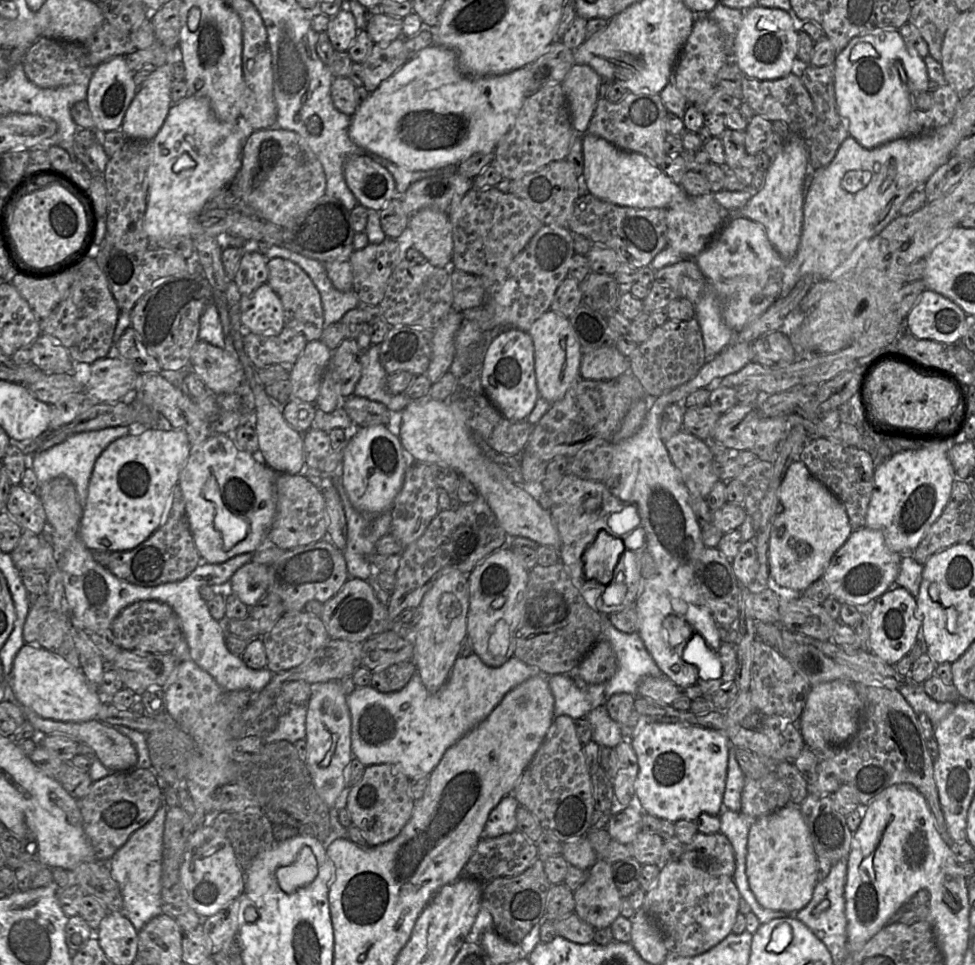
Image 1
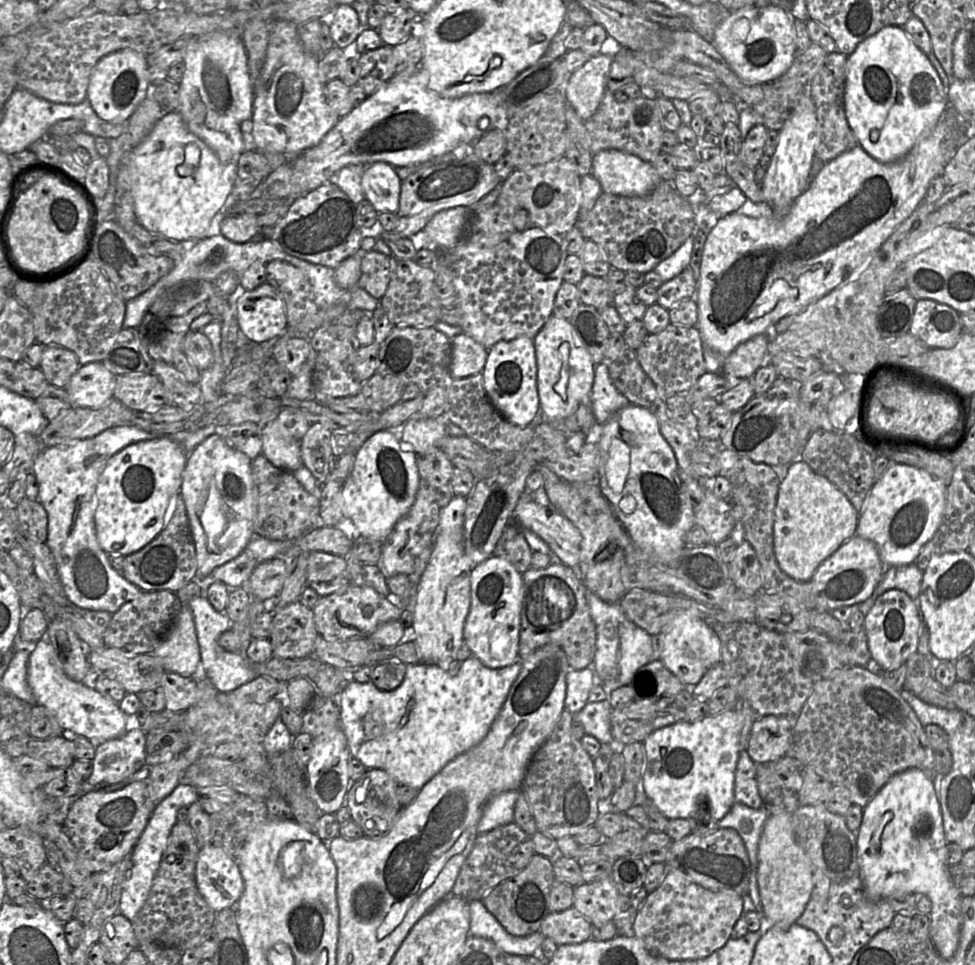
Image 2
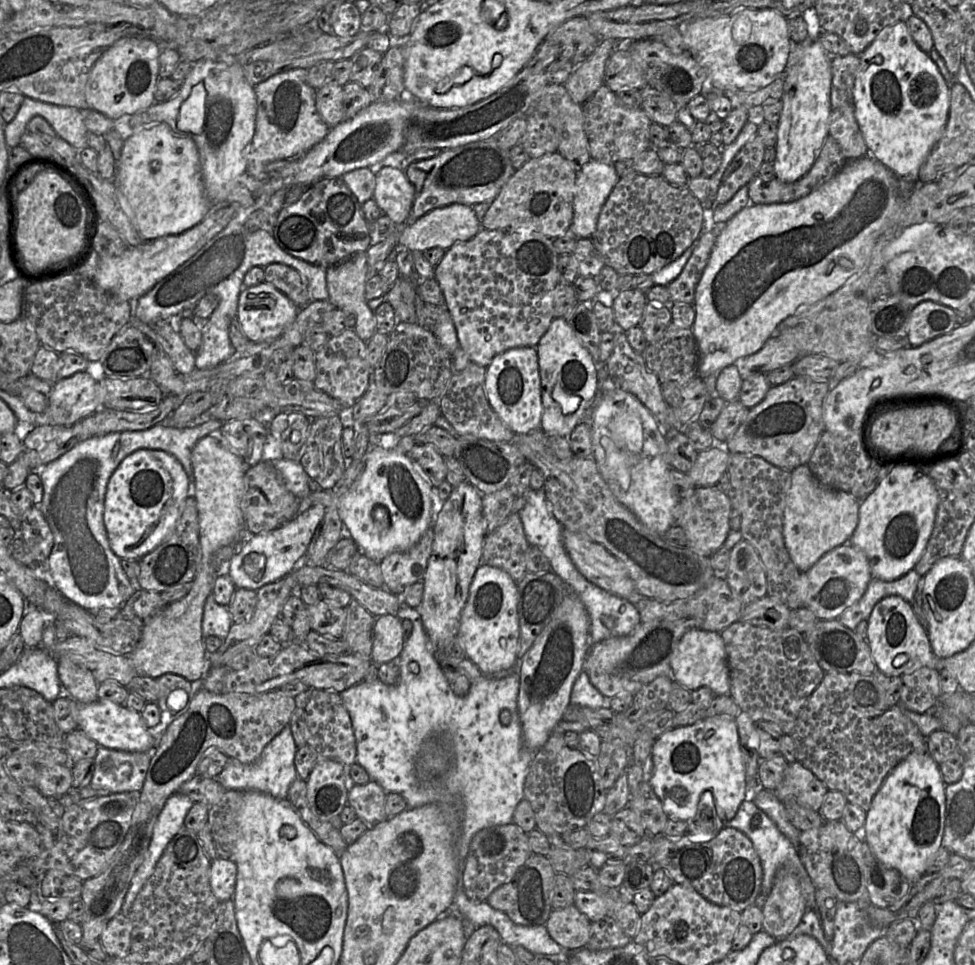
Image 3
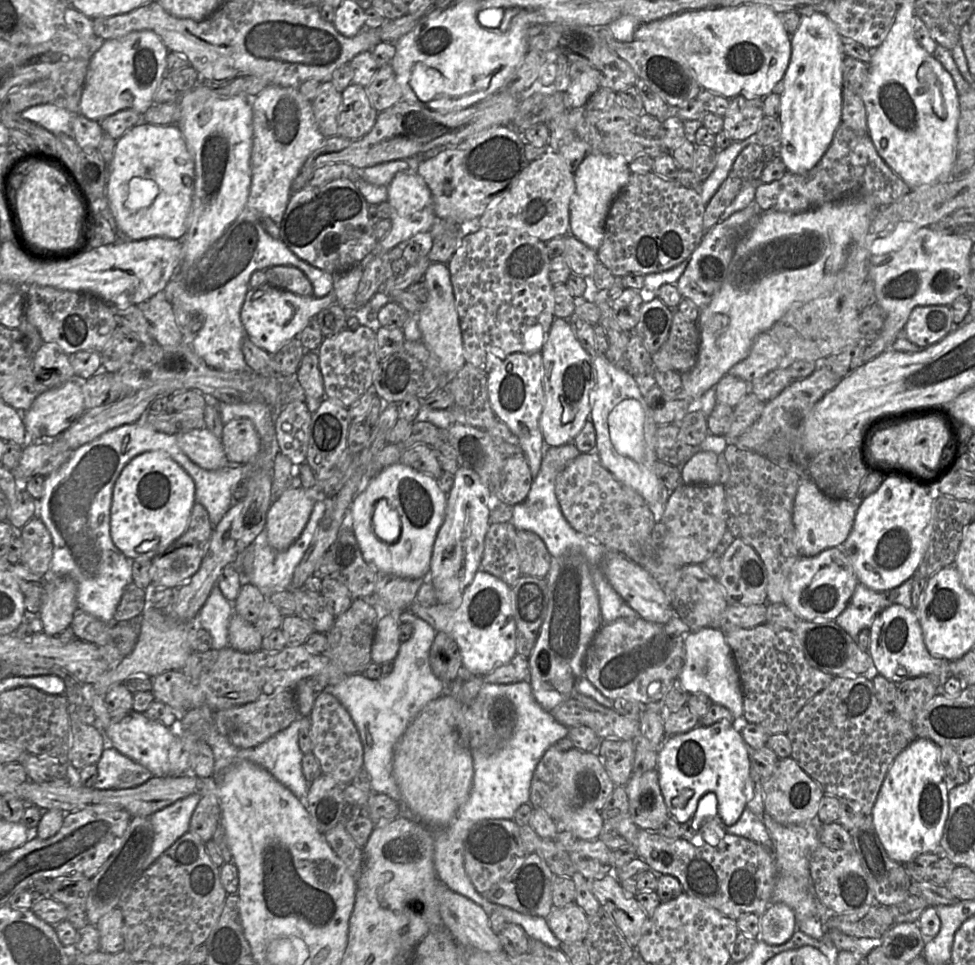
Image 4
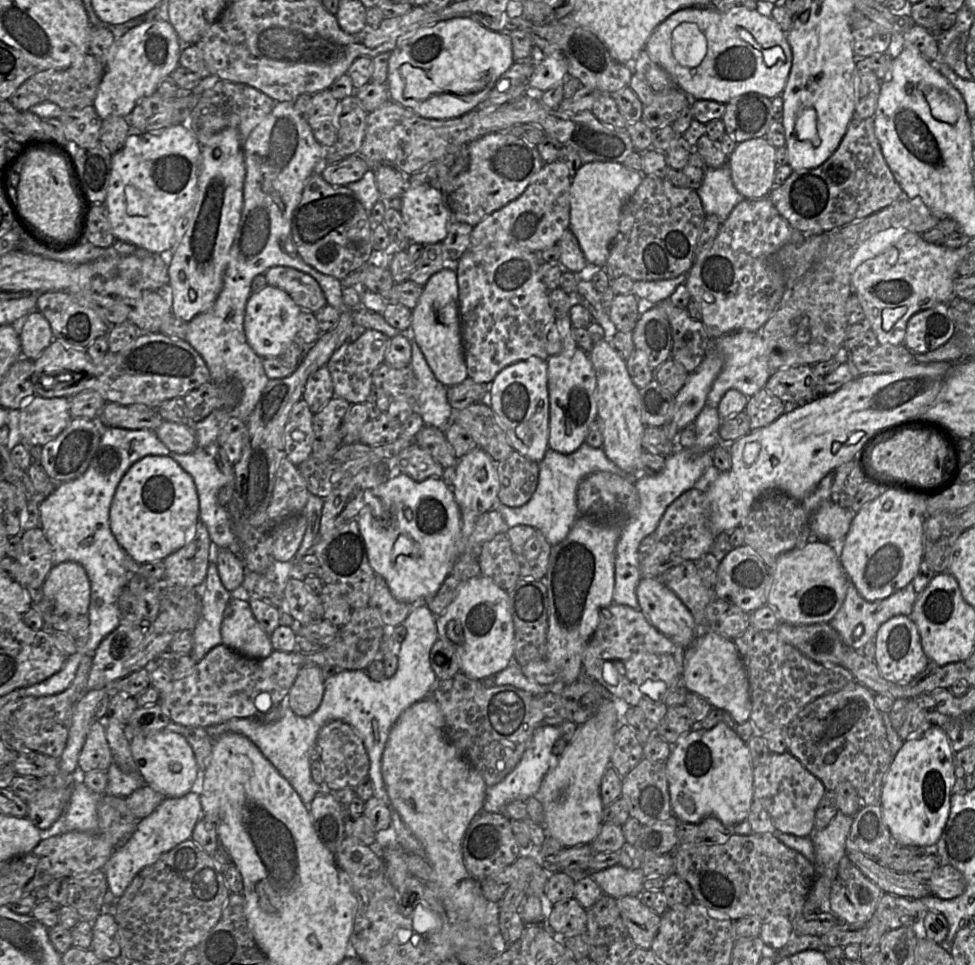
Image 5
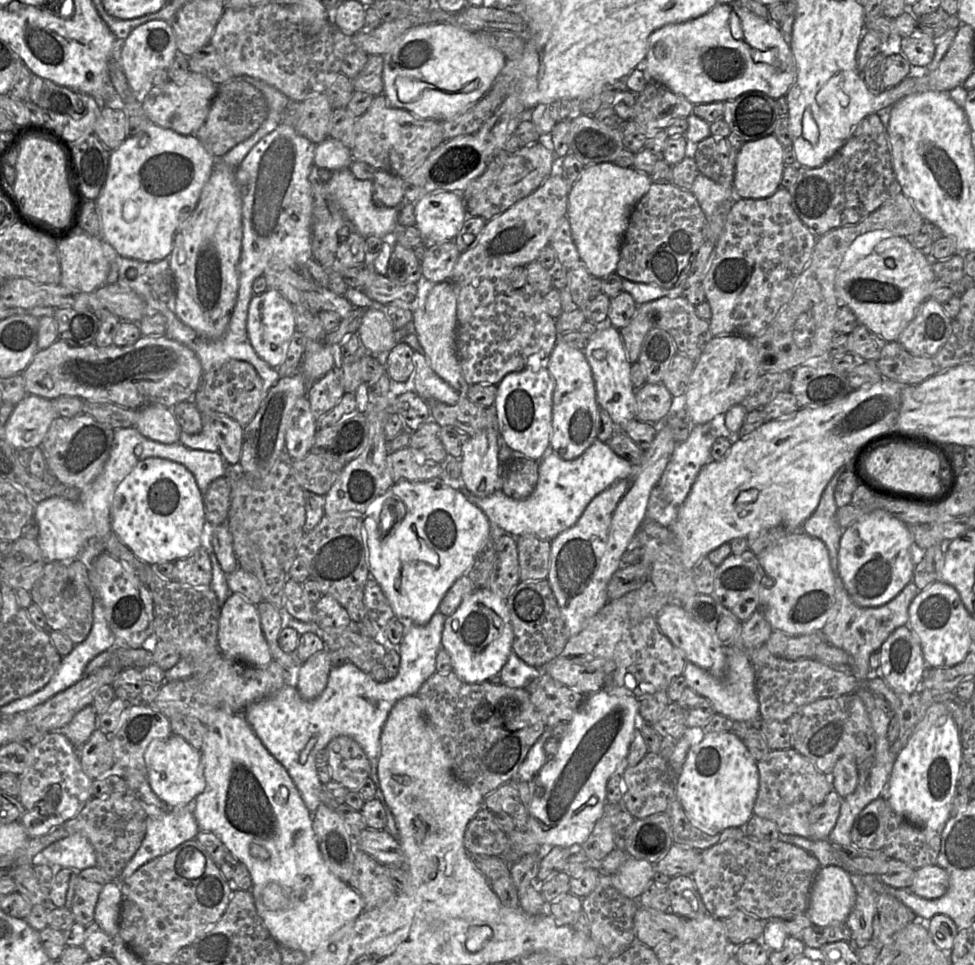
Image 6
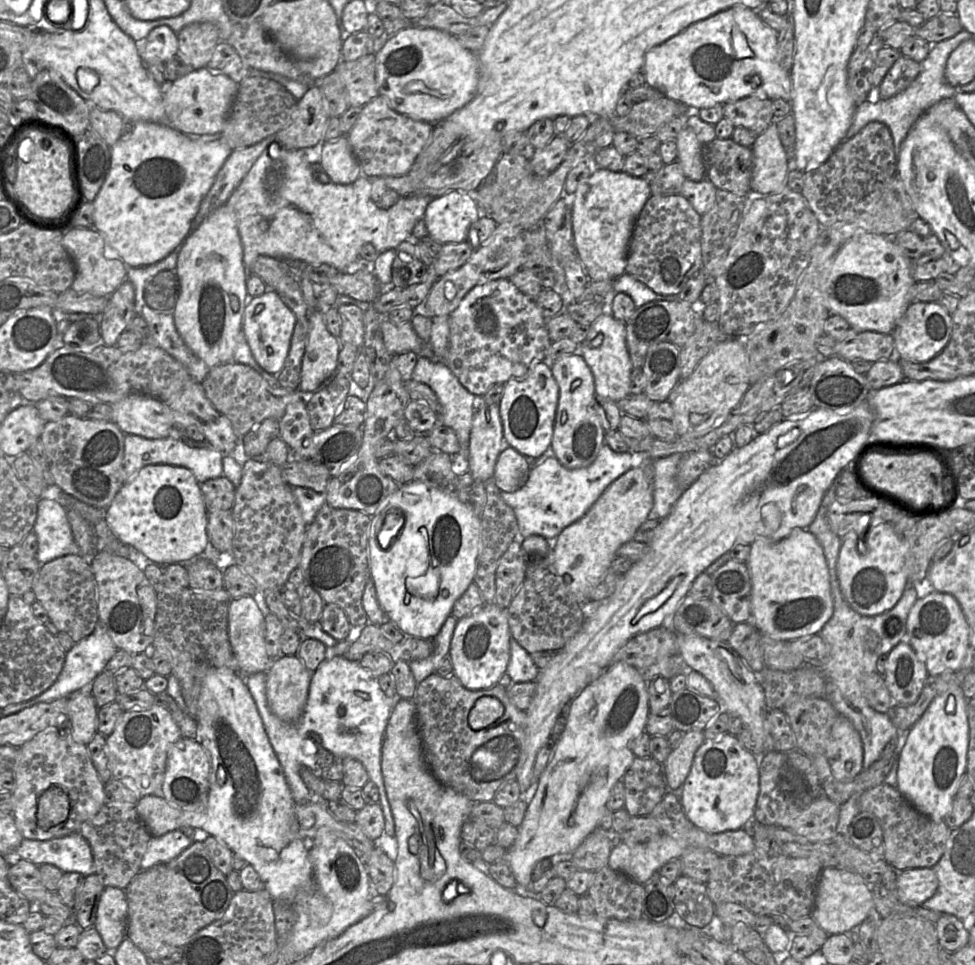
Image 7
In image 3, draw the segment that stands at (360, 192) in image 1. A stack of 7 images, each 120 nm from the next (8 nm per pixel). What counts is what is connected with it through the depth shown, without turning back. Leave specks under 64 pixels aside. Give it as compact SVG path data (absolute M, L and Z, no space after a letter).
M392 166L377 167L373 199L395 225L406 222L415 197L415 187L403 170Z

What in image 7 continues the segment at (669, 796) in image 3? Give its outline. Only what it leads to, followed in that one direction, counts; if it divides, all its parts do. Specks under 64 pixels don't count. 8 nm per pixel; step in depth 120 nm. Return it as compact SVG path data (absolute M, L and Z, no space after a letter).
M729 733L707 740L697 750L683 786L673 792L678 796L686 817L702 831L718 834L743 829L754 818L760 792L758 759Z

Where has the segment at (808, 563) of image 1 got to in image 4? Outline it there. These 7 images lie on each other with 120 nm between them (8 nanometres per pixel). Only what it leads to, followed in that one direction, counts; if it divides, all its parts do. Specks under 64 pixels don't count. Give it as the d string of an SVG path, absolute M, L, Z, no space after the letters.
M803 474L793 506L795 546L800 555L813 557L828 548L841 547L853 528L856 511L857 507L850 500L826 496L809 476Z

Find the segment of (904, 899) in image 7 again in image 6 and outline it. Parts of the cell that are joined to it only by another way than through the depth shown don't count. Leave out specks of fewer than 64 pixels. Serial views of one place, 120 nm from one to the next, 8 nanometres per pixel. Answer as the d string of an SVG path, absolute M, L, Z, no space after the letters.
M938 864L926 865L915 870L909 888L922 898L937 899L948 891L949 875Z

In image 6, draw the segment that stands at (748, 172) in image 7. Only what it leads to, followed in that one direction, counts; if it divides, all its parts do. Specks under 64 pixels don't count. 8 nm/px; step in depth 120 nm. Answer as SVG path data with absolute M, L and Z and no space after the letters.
M710 135L694 147L694 158L702 175L733 188L736 151L725 138Z

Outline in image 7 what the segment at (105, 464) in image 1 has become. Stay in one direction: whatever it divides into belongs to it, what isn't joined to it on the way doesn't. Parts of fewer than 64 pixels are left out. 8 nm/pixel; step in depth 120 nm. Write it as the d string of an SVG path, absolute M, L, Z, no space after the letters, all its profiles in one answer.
M149 464L121 489L105 511L105 520L120 542L158 565L188 564L202 557L209 539L207 510L200 484L183 466Z

